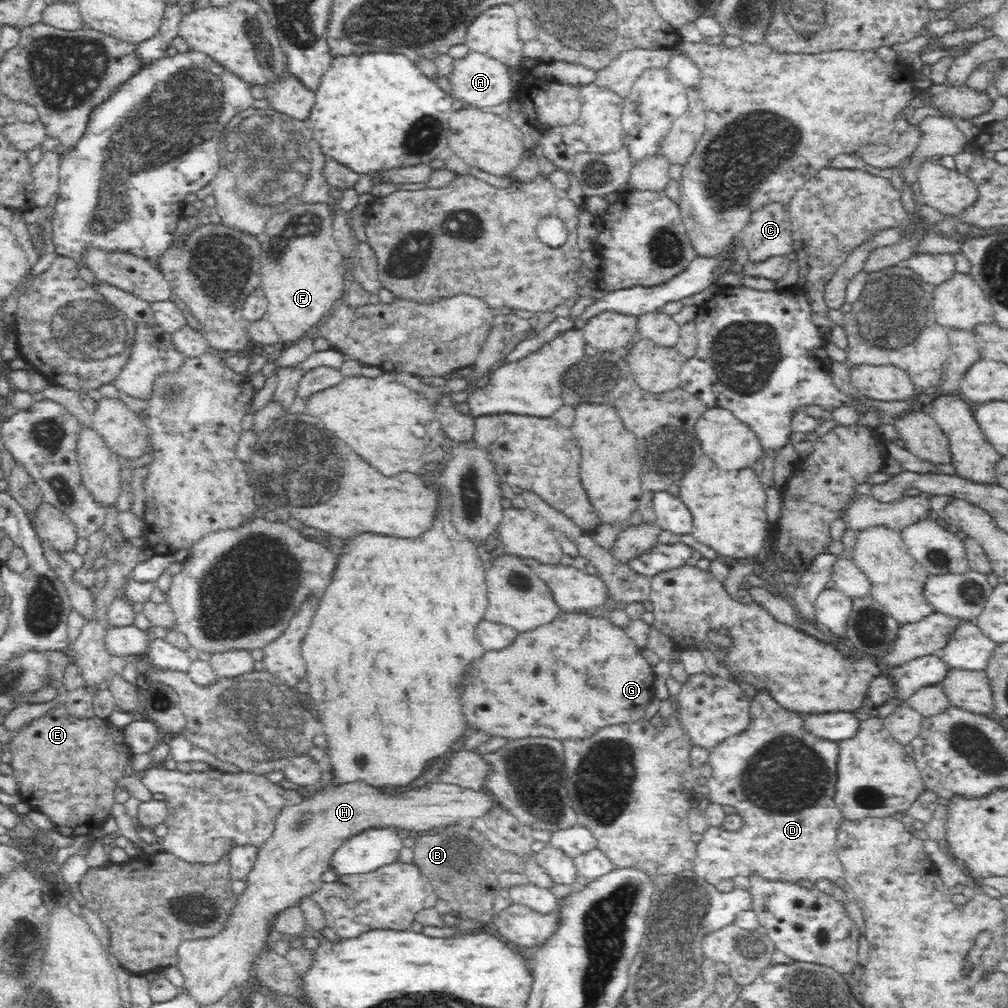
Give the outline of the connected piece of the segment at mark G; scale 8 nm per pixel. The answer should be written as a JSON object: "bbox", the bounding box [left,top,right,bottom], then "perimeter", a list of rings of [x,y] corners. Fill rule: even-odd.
{"bbox":[460,610,655,741],"perimeter":[[[560,610],[555,620],[549,624],[544,624],[530,631],[520,632],[516,636],[516,640],[510,646],[506,646],[504,650],[486,652],[476,662],[472,662],[471,669],[466,673],[462,696],[460,696],[462,714],[464,714],[464,720],[466,720],[466,726],[472,732],[484,732],[484,734],[488,734],[491,738],[498,736],[498,738],[509,738],[510,741],[542,736],[563,741],[588,738],[596,734],[596,732],[601,731],[602,728],[640,720],[643,718],[648,704],[653,700],[655,691],[653,666],[642,657],[641,651],[642,648],[636,646],[632,638],[628,638],[628,634],[626,634],[624,629],[616,626],[616,624],[612,624],[607,619],[598,616],[592,617],[588,612]]]}

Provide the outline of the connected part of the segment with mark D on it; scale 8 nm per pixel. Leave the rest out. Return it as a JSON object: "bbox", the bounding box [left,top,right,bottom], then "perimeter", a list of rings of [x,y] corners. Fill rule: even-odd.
{"bbox":[694,693,845,884],"perimeter":[[[766,693],[756,694],[751,702],[752,722],[744,732],[722,740],[710,748],[708,762],[712,767],[706,785],[714,803],[732,806],[744,824],[738,831],[728,831],[709,825],[698,842],[694,860],[697,879],[710,884],[732,879],[734,876],[760,875],[771,881],[796,883],[803,880],[816,882],[826,878],[840,881],[845,868],[837,855],[837,826],[843,816],[834,802],[837,781],[836,758],[838,746],[832,742],[830,750],[814,750],[812,738],[802,726],[802,715],[788,712]]]}

